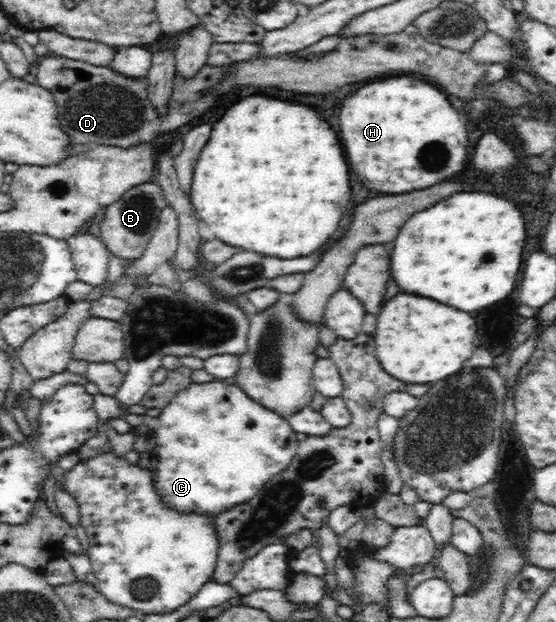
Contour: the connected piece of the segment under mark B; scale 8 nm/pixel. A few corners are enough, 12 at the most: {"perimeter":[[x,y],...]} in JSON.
{"perimeter":[[136,185],[103,211],[111,255],[141,257],[167,205],[163,188]]}

